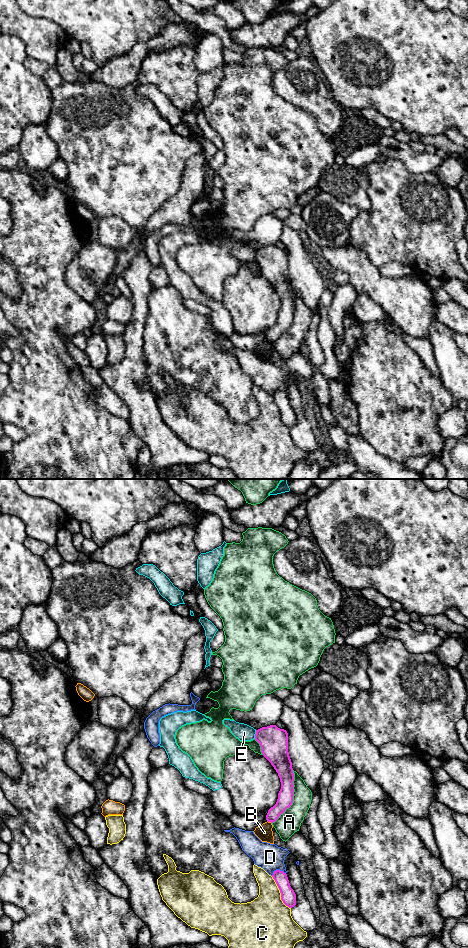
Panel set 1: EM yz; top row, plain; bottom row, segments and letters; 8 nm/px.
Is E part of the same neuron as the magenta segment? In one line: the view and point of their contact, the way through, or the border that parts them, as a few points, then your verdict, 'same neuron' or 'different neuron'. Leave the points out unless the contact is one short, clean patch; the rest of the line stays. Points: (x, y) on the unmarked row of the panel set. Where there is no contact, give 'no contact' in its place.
contact yz (255, 254); border yz (256, 250), (254, 258); different neuron

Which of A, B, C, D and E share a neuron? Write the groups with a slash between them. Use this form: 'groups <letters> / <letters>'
groups A / B / C / D / E

